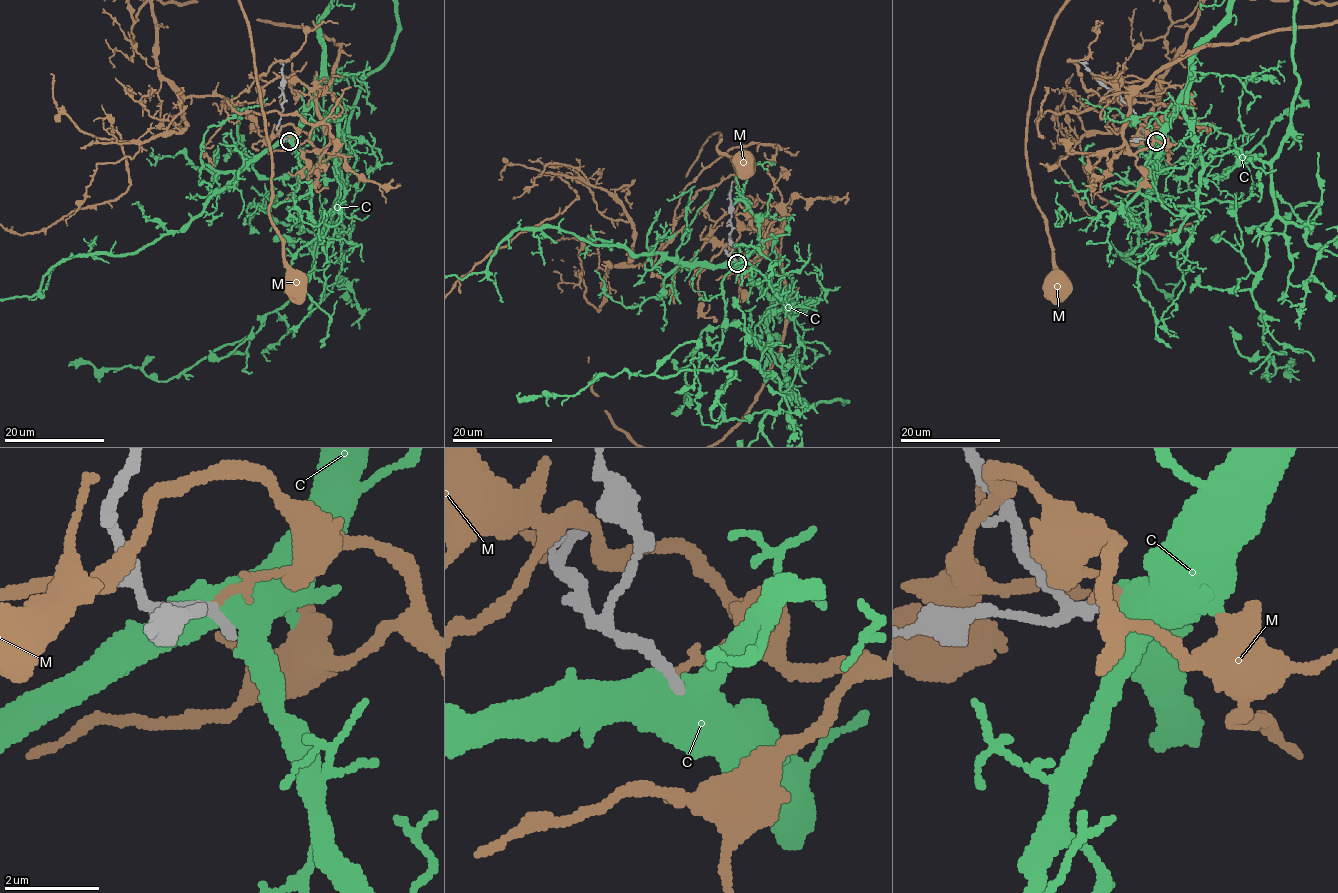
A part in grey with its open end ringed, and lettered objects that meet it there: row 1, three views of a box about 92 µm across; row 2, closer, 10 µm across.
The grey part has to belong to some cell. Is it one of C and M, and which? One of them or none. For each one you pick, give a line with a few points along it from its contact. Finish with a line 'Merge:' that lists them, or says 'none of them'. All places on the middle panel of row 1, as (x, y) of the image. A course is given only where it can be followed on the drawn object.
Merge: none of them

